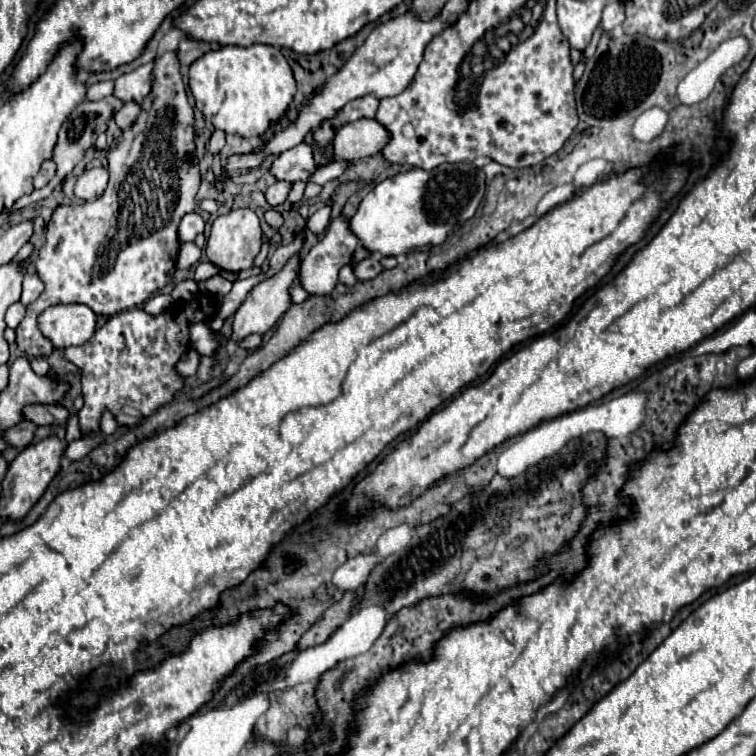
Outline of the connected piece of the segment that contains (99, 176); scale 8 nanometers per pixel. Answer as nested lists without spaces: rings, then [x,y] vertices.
[[[91,167],[87,169],[75,183],[75,195],[83,201],[95,201],[103,195],[107,187],[109,171],[105,167]]]

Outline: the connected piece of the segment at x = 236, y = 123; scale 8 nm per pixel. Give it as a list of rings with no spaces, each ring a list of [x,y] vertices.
[[[261,43],[207,51],[189,65],[189,89],[195,107],[213,123],[215,129],[247,139],[263,135],[271,121],[283,117],[297,91],[291,67],[281,51],[273,45]]]

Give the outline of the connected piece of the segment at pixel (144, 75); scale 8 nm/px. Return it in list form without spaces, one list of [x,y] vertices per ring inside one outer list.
[[[147,63],[147,65],[133,69],[131,73],[117,77],[113,95],[121,101],[135,99],[137,103],[141,103],[143,97],[147,95],[147,91],[151,91],[151,67],[153,67],[153,63]]]

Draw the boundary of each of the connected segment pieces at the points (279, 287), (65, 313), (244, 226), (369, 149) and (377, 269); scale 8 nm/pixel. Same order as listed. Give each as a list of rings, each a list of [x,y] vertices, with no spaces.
[[[297,255],[291,257],[277,275],[273,275],[271,279],[259,283],[257,287],[253,287],[253,289],[249,291],[247,299],[245,299],[245,301],[241,303],[241,307],[235,311],[233,331],[231,331],[231,339],[229,339],[229,341],[239,343],[241,339],[245,339],[245,337],[249,337],[249,335],[253,335],[253,333],[265,335],[265,333],[277,323],[277,319],[279,319],[279,317],[287,311],[287,307],[291,305],[289,291],[287,291],[287,289],[289,289],[289,285],[297,279],[297,275],[299,275],[299,263],[301,263],[301,259],[299,259]]]
[[[81,303],[53,305],[37,317],[39,331],[53,343],[55,349],[83,345],[95,333],[97,315]]]
[[[251,209],[229,211],[227,215],[219,215],[211,225],[211,235],[207,239],[207,259],[223,271],[239,273],[253,267],[253,261],[261,249],[261,227],[259,217]]]
[[[359,119],[339,129],[333,141],[335,159],[361,159],[379,153],[391,139],[391,133],[375,119]]]
[[[367,257],[367,259],[363,259],[361,263],[357,263],[357,265],[355,265],[355,277],[357,277],[359,281],[375,279],[381,271],[383,271],[381,263],[379,263],[377,259],[373,259],[373,257]]]

